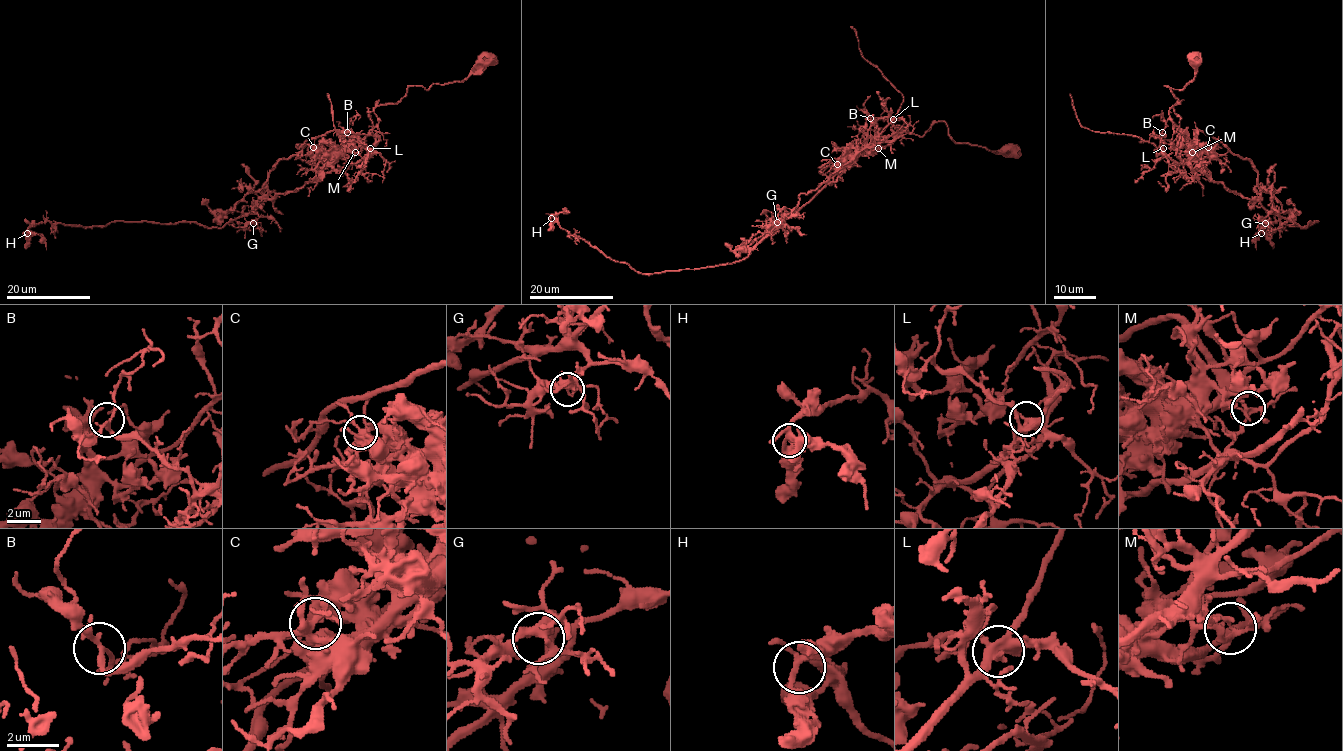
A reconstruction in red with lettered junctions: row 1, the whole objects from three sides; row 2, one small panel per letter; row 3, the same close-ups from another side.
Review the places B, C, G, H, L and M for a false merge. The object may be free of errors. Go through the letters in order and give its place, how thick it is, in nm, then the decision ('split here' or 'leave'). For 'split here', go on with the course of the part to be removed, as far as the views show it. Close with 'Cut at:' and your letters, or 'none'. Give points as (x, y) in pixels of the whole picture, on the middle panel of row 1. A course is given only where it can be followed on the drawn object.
B: place (870, 118); calibre 190 nm; leave
C: place (837, 164); calibre 320 nm; leave
G: place (777, 222); calibre 360 nm; leave
H: place (551, 218); calibre 240 nm; leave
L: place (893, 119); calibre 320 nm; leave
M: place (878, 148); calibre 170 nm; split here; course (879, 149), (861, 150), (801, 194), (799, 203), (747, 257), (717, 266), (639, 273), (551, 217), (570, 213)
Cut at: M

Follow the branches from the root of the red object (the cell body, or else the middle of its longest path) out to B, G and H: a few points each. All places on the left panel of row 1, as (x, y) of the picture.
B: (485, 60), (461, 81), (411, 85), (398, 102), (378, 105), (375, 150), (358, 166), (368, 147), (347, 132)
G: (485, 60), (461, 81), (411, 85), (378, 105), (362, 138), (315, 180), (265, 200), (253, 223)
H: (485, 60), (461, 81), (411, 85), (378, 105), (378, 123), (315, 180), (221, 227), (45, 221), (27, 233)

